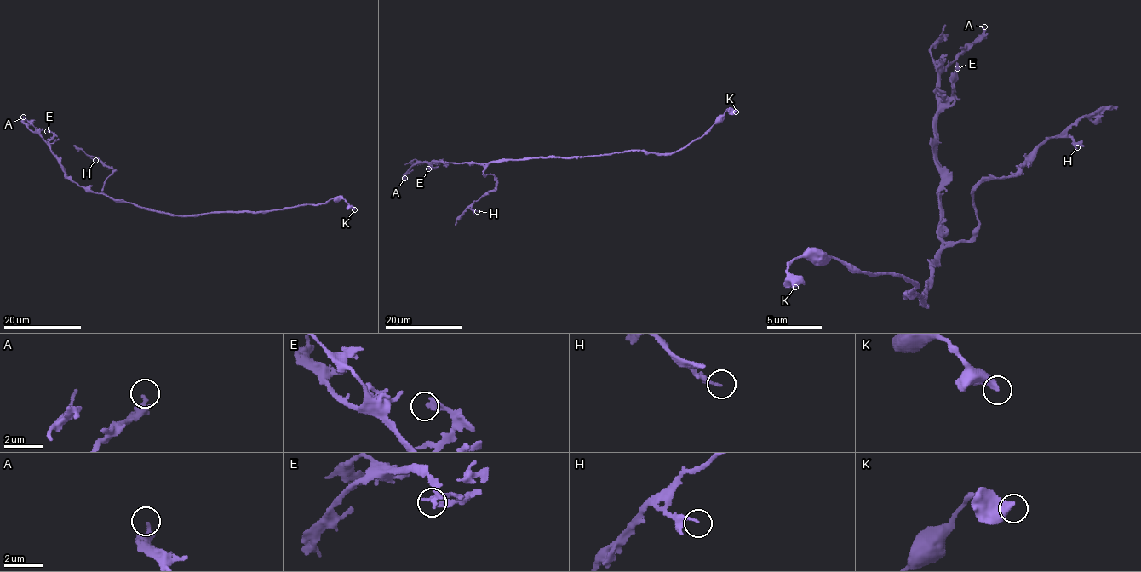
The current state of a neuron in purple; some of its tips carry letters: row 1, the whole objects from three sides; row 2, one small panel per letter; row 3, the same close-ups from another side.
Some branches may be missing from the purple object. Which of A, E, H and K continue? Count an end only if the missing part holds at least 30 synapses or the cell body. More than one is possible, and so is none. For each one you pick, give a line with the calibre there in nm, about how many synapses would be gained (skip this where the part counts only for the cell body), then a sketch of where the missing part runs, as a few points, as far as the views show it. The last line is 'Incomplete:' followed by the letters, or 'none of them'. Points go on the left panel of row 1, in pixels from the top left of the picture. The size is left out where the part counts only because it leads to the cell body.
Incomplete: none of them

